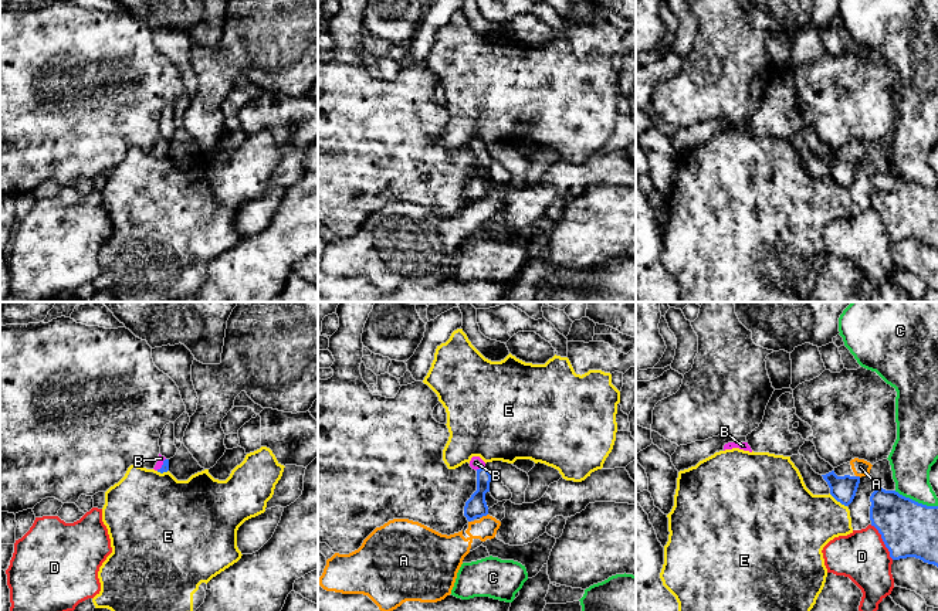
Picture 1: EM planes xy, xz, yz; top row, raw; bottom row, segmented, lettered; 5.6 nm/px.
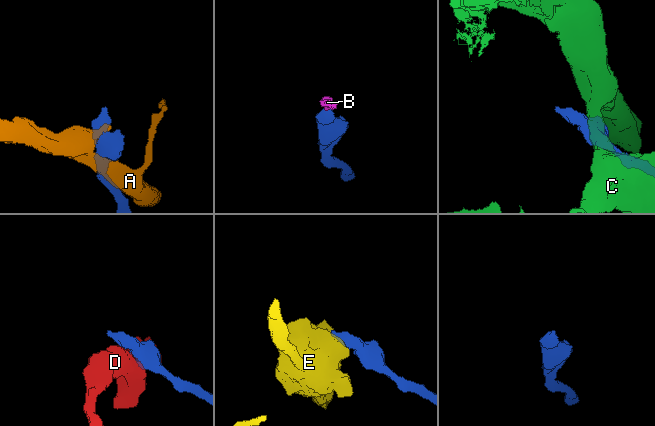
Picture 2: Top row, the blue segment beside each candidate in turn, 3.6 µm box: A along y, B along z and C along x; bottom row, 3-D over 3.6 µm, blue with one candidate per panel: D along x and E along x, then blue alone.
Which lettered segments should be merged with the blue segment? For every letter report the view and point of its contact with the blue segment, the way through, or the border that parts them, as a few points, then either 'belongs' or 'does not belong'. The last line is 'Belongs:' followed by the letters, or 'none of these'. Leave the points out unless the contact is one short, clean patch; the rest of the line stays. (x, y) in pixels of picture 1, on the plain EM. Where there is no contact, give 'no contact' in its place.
A: meets blue in xz at (484, 197); does not belong
B: meets blue in xz at (480, 150); runs through xz (476, 189), (481, 173), (480, 150), (476, 145); belongs
C: meets blue in yz at (914, 183); does not belong
D: meets blue in yz at (883, 223); does not belong
E: meets blue in yz at (837, 183); border along yz (829, 176), (846, 189); does not belong
Belongs: B

